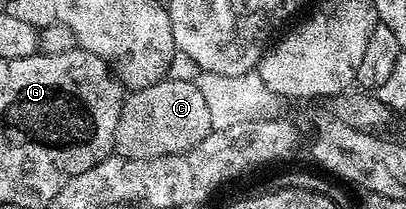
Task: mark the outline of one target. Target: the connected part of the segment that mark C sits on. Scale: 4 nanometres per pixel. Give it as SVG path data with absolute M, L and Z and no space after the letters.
M167 77L139 91L130 91L123 98L113 154L122 159L153 159L155 155L190 151L213 130L207 102L196 83Z

